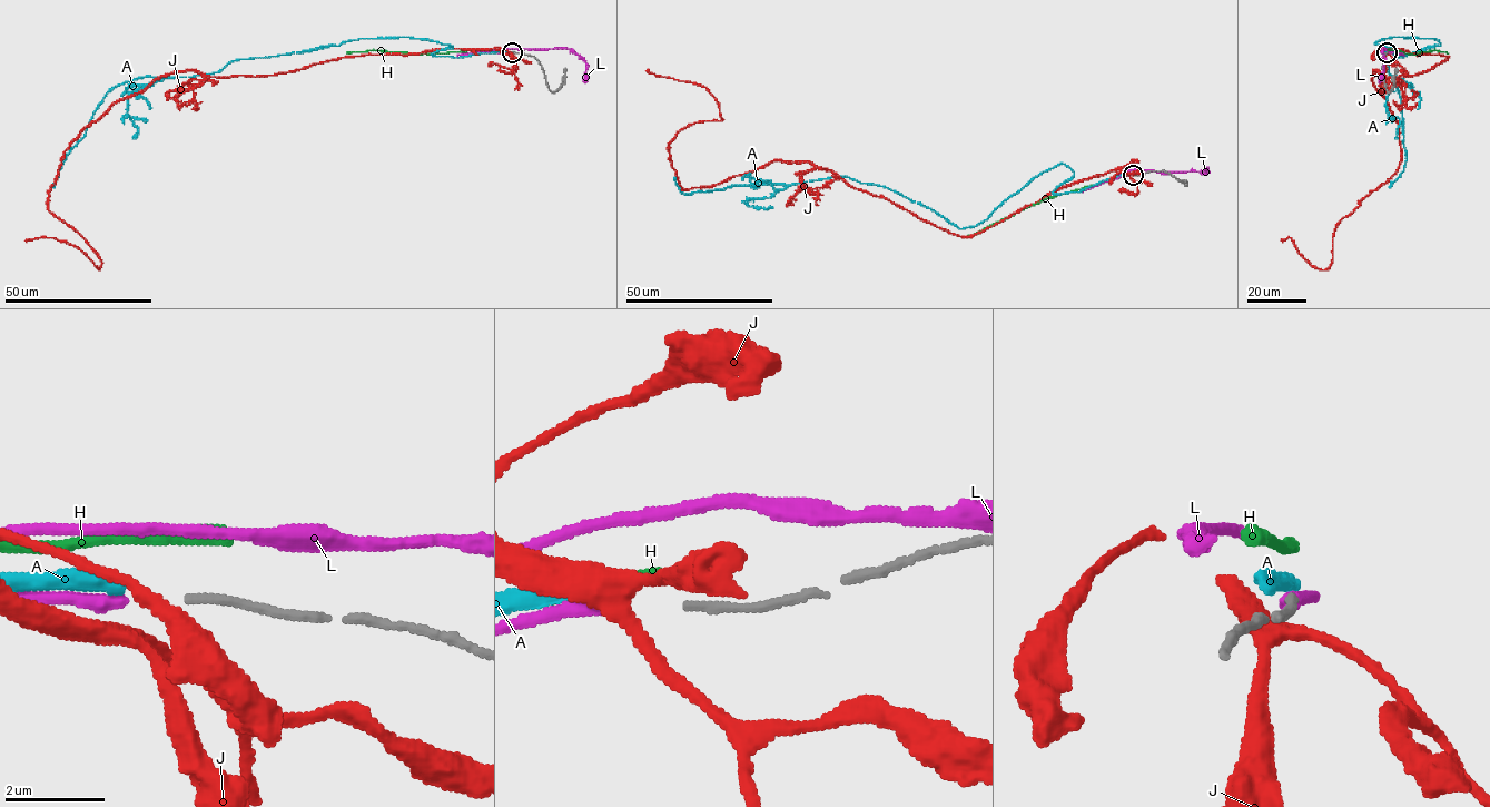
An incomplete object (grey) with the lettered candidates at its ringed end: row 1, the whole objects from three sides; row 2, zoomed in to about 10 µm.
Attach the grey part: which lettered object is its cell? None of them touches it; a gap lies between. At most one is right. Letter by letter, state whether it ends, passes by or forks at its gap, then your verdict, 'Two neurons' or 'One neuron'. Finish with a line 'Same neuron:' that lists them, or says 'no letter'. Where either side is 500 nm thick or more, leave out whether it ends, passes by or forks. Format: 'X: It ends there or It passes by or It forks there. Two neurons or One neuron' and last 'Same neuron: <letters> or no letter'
A: It ends there. Two neurons
H: It ends there. Two neurons
J: It forks there. Two neurons
L: It ends there. One neuron
Same neuron: L

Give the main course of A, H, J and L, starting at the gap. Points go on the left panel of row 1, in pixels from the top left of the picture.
A: (509, 51), (453, 58), (433, 56), (453, 47), (433, 41), (364, 38), (134, 78), (106, 95), (52, 188)
H: (512, 49), (414, 53), (382, 50), (347, 52)
J: (510, 53), (156, 78), (89, 124), (49, 193), (101, 266), (52, 237), (25, 240)
L: (509, 52), (490, 51), (502, 48), (571, 49), (586, 64), (585, 82)

